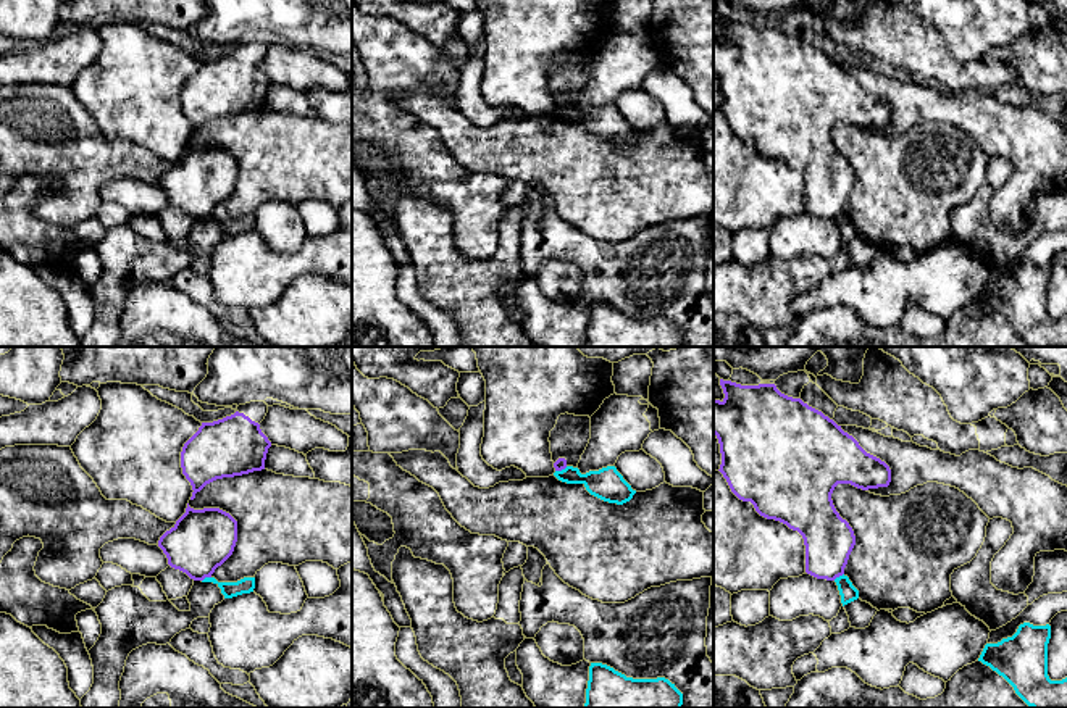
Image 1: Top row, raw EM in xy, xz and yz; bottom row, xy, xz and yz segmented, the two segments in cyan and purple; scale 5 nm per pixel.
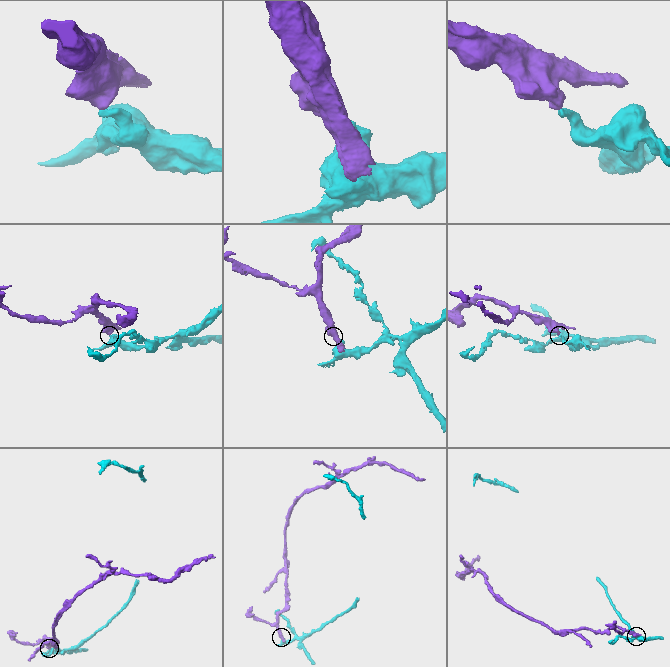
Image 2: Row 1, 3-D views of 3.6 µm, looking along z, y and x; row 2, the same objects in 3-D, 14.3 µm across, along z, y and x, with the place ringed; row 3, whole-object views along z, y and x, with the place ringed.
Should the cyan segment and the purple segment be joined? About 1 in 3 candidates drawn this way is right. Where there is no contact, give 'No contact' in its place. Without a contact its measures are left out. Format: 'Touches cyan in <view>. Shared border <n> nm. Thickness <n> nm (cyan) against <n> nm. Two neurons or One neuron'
Touches cyan in yz. Shared border 70 nm. Thickness 90 nm (cyan) against 240 nm. Two neurons

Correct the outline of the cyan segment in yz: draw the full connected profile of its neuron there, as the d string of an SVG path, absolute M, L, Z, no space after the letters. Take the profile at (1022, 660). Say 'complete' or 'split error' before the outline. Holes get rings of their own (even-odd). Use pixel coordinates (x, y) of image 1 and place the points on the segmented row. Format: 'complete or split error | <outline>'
complete | M1023 623L1012 637L998 643L986 643L978 661L1002 676L1015 693L1031 708L1067 708L1067 677L1051 681L1048 676L1048 643L1051 626Z

